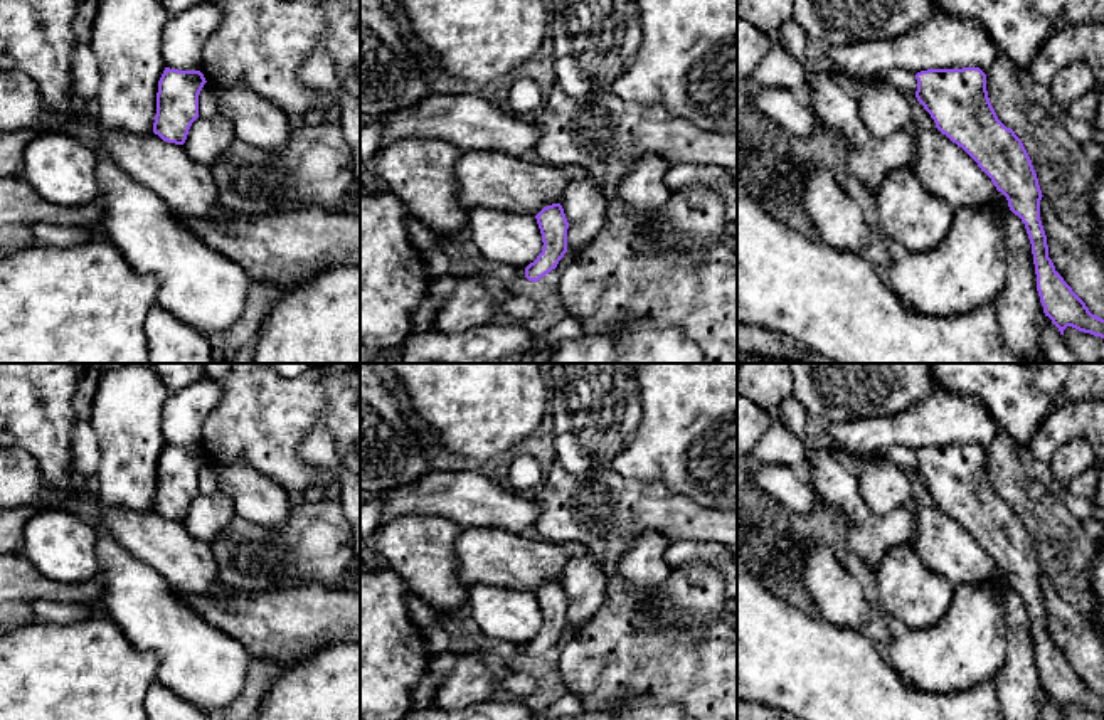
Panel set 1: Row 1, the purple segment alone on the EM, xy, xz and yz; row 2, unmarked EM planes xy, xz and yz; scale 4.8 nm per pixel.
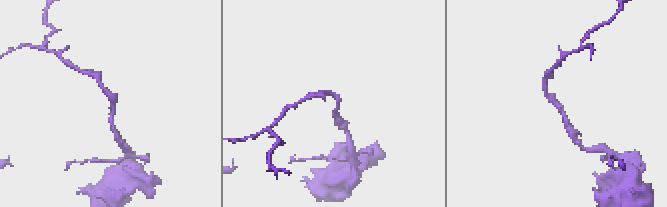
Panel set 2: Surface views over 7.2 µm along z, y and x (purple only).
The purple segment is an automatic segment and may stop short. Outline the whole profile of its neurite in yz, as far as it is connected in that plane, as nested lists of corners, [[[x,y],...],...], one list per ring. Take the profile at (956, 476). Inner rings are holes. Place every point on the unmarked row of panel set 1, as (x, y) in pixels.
[[[979,444],[927,446],[916,456],[916,474],[936,505],[978,540],[1025,601],[1045,693],[1060,712],[1072,703],[1104,715],[1104,696],[1089,688],[1048,634],[1037,550],[1022,516],[998,496],[988,474],[986,451]]]

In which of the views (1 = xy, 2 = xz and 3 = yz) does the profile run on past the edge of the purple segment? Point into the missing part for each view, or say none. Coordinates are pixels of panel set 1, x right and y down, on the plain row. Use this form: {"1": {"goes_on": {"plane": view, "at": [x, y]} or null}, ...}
{"1": {"goes_on": null}, "2": {"goes_on": null}, "3": {"goes_on": null}}

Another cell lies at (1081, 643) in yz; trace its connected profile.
[[[1045,574],[1040,577],[1040,597],[1055,648],[1089,688],[1104,696],[1104,634],[1087,614],[1079,612],[1054,589]]]

